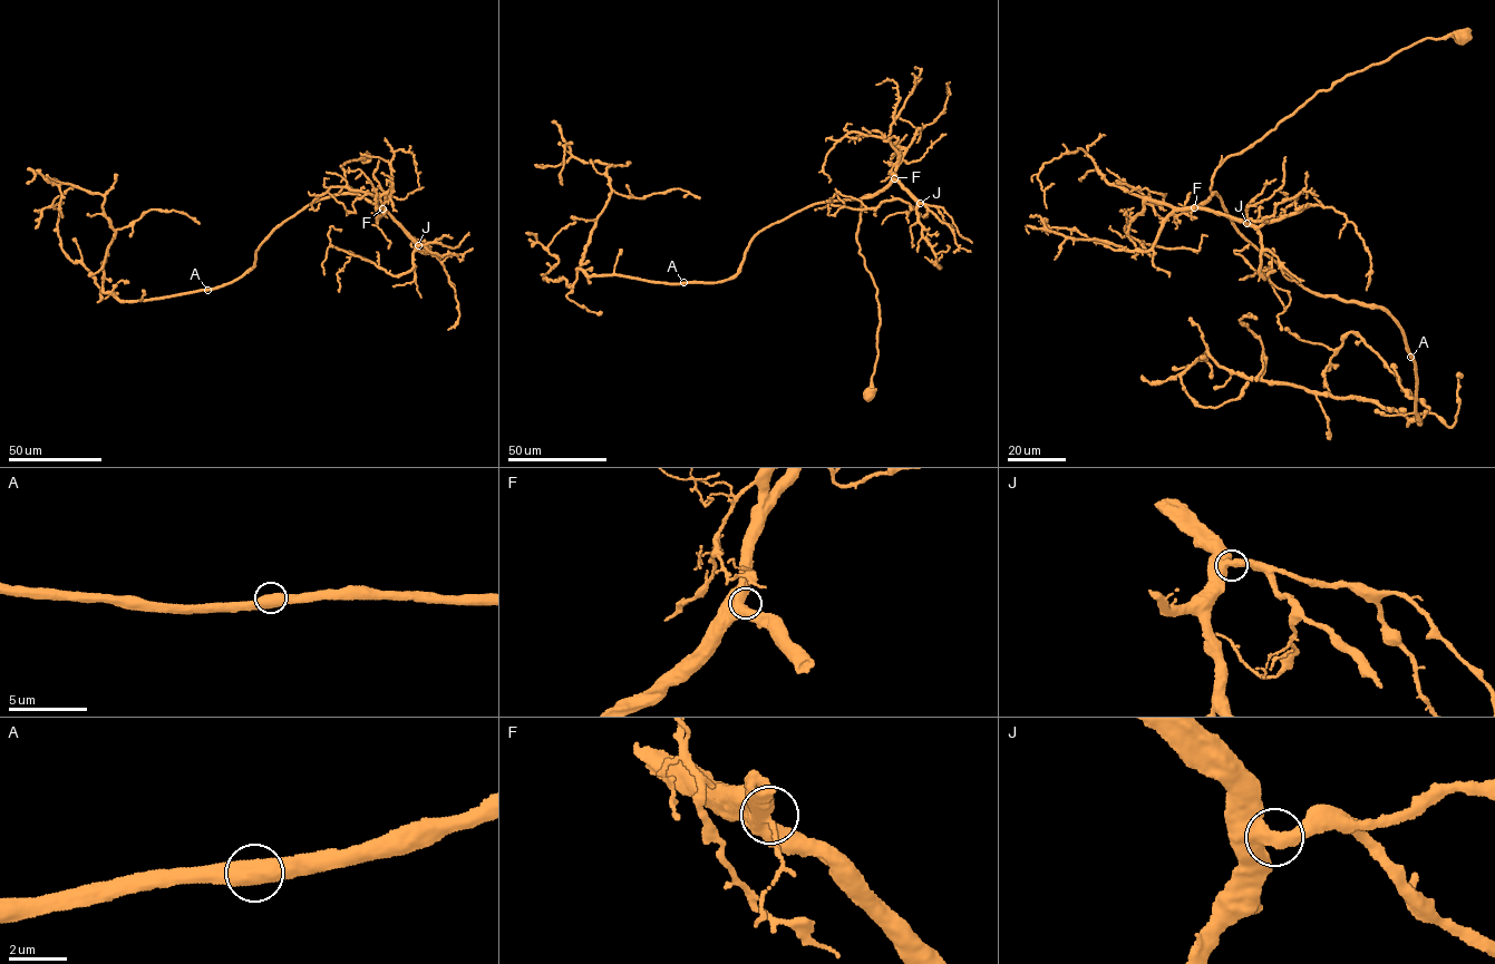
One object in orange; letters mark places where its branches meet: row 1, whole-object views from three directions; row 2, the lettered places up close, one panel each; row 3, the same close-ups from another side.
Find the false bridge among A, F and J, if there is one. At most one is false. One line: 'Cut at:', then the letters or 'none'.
Cut at: none

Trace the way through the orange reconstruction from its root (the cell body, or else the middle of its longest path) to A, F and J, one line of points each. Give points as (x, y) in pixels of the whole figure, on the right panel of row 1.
A: (1462, 36), (1423, 39), (1317, 90), (1223, 162), (1210, 191), (1246, 240), (1302, 286), (1387, 312), (1410, 357)
F: (1462, 36), (1423, 39), (1317, 90), (1274, 129), (1223, 162), (1209, 200), (1194, 207)
J: (1462, 36), (1423, 39), (1384, 61), (1346, 75), (1225, 159), (1214, 172), (1209, 200), (1197, 207), (1246, 223)

